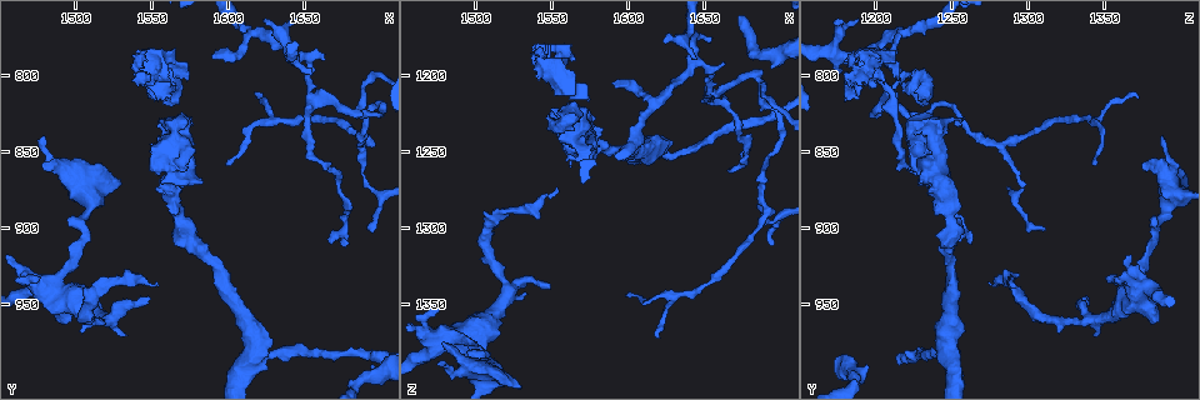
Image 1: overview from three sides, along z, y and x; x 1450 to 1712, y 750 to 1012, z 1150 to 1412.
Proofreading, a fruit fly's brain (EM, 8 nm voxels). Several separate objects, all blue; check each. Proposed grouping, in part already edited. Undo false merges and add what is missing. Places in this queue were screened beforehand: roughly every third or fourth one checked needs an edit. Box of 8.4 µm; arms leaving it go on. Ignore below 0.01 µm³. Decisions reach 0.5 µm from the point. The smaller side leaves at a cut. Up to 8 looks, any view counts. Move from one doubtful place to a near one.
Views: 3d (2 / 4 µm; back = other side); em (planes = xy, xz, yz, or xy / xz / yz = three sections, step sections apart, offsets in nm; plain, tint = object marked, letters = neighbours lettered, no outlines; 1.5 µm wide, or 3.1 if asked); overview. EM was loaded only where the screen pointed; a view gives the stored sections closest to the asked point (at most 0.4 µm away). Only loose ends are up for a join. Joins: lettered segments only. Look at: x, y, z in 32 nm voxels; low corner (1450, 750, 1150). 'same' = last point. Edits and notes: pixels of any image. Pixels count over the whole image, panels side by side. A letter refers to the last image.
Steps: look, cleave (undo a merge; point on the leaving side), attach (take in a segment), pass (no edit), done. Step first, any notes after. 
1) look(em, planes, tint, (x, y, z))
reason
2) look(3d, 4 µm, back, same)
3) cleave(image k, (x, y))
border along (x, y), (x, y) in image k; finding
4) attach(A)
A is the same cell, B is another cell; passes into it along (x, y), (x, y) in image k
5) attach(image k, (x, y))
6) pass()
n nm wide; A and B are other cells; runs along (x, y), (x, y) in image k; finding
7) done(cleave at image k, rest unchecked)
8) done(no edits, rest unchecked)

look(3d, 4 µm, (1618, 816, 1372))
an open end

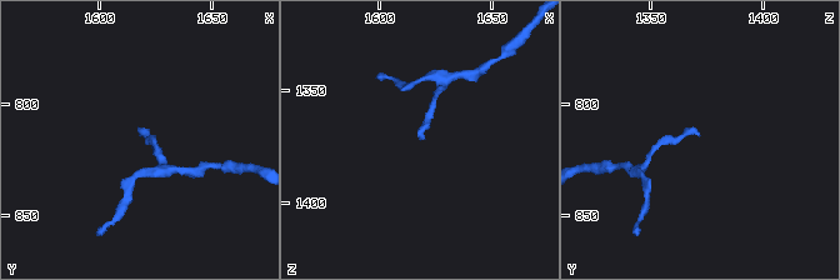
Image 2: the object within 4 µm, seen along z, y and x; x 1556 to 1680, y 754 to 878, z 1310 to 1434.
look(em, planes, tint, (1621, 813, 1371))
shape alone is not enough

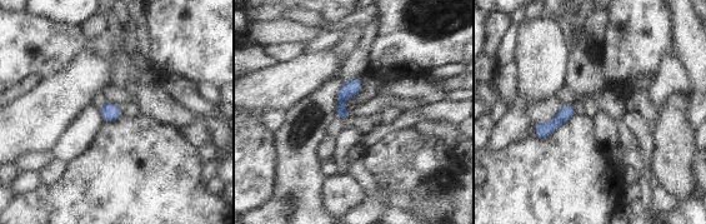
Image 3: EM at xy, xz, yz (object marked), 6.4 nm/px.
look(em, planes, letters, same)
what lies round it

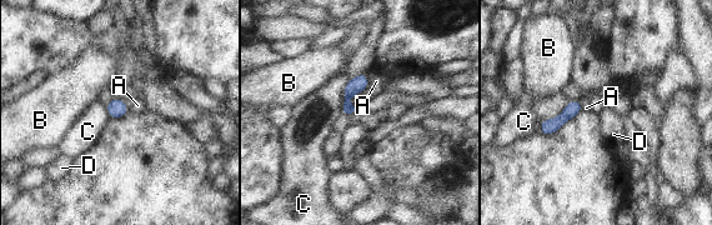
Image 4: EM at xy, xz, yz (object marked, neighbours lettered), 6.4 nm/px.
pass()
A, B, C and D are other cells; border along (356, 111), (350, 115) in image 4; no lettered segment goes on from it

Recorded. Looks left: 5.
look(3d, 4 µm, (1524, 934, 1288))
a narrow waist

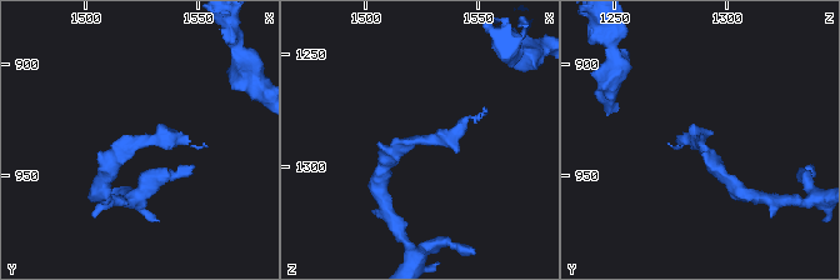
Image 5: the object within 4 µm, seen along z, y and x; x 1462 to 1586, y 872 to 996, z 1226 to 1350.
look(em, yz, step 4, tint, (1523, 934, 1287))
need the tissue

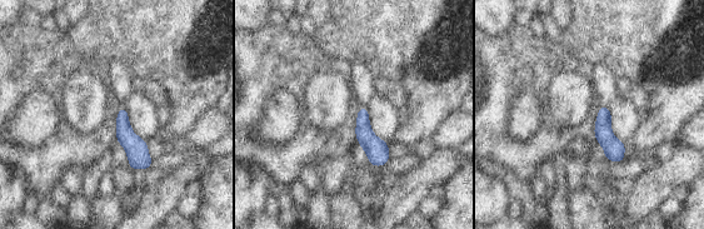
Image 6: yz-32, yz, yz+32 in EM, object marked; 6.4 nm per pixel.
look(em, planes, letters, same)
cut it another way

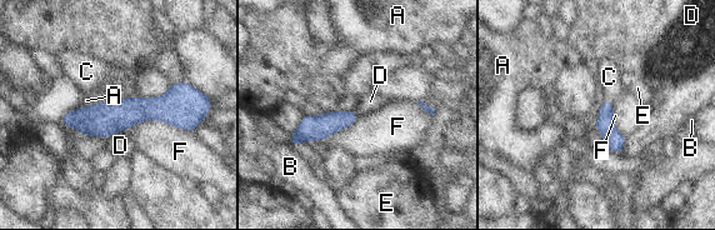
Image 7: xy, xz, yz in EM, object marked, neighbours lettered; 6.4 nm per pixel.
pass()
A, B, C, D, E and F are other cells; border along (111, 100), (75, 109) in image 7; all the same cell

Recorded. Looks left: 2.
done(no edits, rest unchecked)

